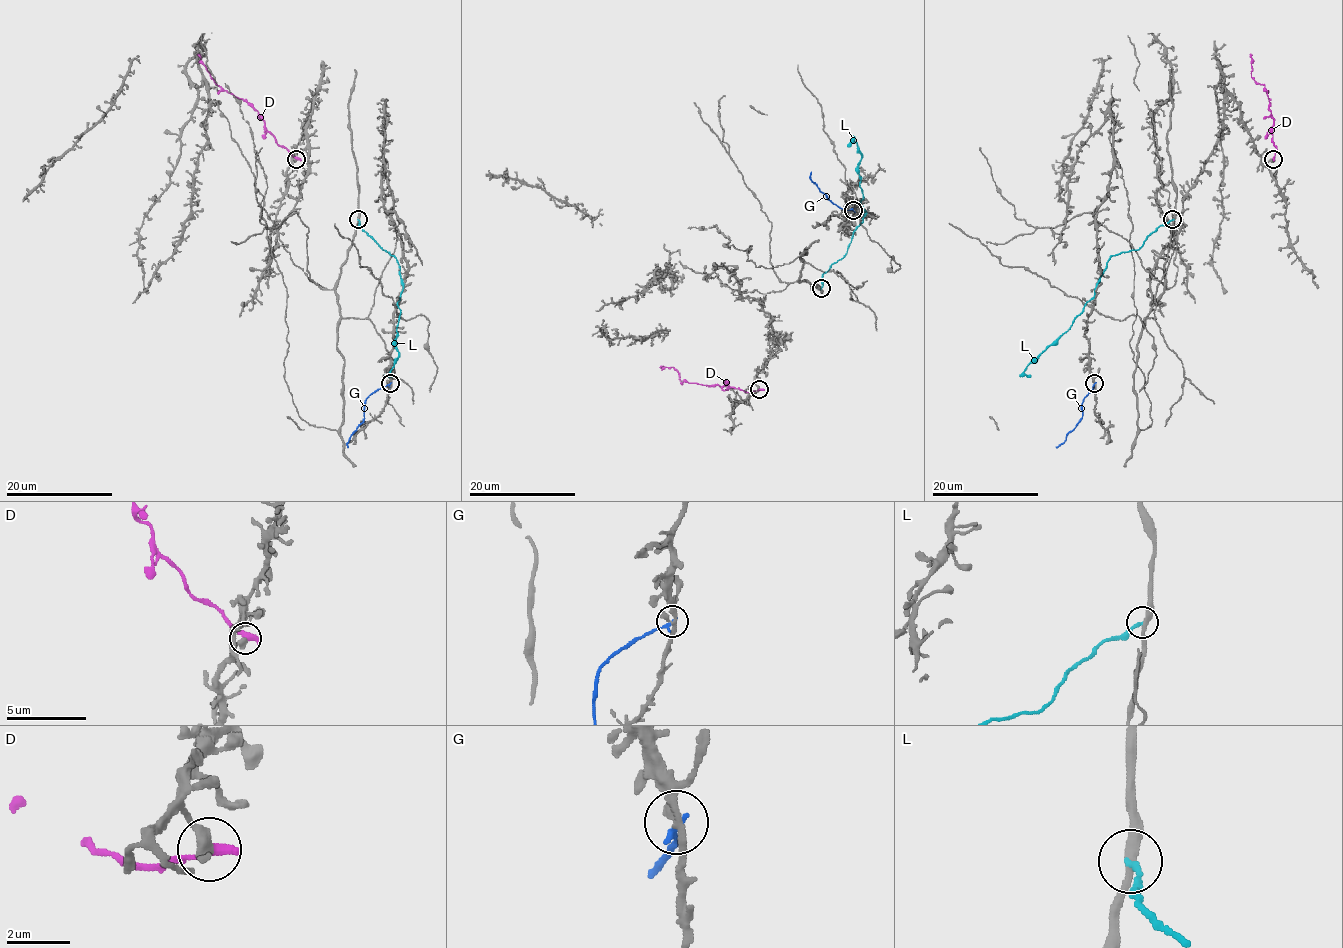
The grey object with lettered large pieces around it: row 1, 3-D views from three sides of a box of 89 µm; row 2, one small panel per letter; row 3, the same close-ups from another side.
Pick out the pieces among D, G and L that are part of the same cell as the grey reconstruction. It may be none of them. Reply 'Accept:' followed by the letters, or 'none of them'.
Accept: none of them

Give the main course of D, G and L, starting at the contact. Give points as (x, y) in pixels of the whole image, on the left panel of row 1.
D: (295, 158), (281, 146), (259, 114), (245, 101), (218, 86), (197, 54)
G: (390, 383), (376, 389), (366, 399), (364, 420), (352, 434), (348, 447)
L: (358, 220), (358, 225), (398, 264), (402, 292), (397, 303), (398, 356), (384, 376)

